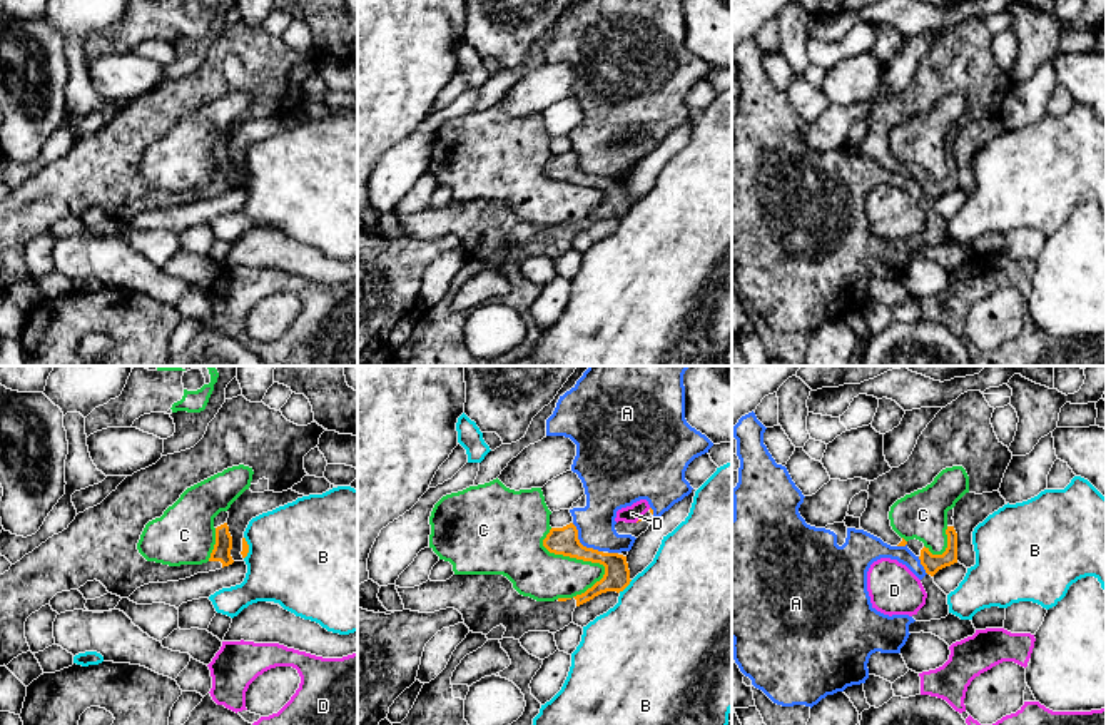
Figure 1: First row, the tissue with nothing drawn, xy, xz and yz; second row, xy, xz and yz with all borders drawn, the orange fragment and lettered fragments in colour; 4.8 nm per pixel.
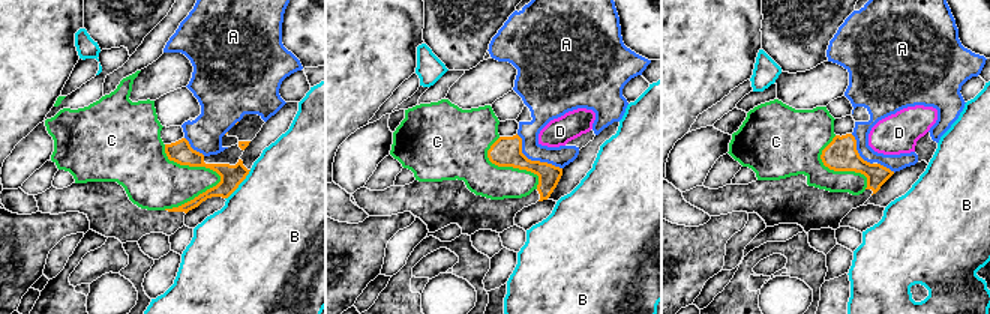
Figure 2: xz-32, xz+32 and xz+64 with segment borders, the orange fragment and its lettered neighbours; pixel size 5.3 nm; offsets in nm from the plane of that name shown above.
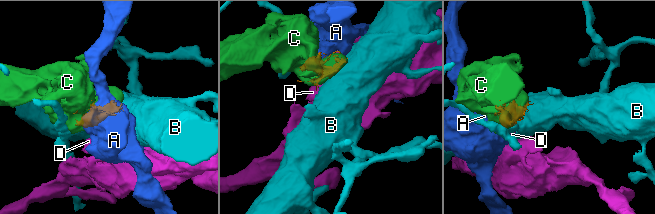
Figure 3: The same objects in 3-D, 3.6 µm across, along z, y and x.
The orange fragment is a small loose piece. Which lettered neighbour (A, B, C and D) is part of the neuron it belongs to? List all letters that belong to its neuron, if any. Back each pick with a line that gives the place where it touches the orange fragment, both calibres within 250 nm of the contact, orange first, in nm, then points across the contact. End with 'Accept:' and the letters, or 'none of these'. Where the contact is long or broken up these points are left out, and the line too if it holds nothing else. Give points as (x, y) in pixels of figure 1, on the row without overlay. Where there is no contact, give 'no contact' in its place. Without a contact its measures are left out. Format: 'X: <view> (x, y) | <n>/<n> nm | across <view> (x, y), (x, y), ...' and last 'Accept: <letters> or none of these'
Accept: none of these

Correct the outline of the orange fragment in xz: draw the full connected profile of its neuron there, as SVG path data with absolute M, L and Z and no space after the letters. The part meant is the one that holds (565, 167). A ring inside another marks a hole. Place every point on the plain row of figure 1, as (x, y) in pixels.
M573 149L551 154L543 172L555 180L600 189L605 200L585 219L555 227L536 227L520 221L503 200L453 200L446 207L414 212L396 212L404 236L434 239L454 234L473 259L488 261L493 254L506 254L503 264L520 266L528 257L556 259L573 249L576 232L606 217L623 217L630 210L627 182L586 174L578 165Z

